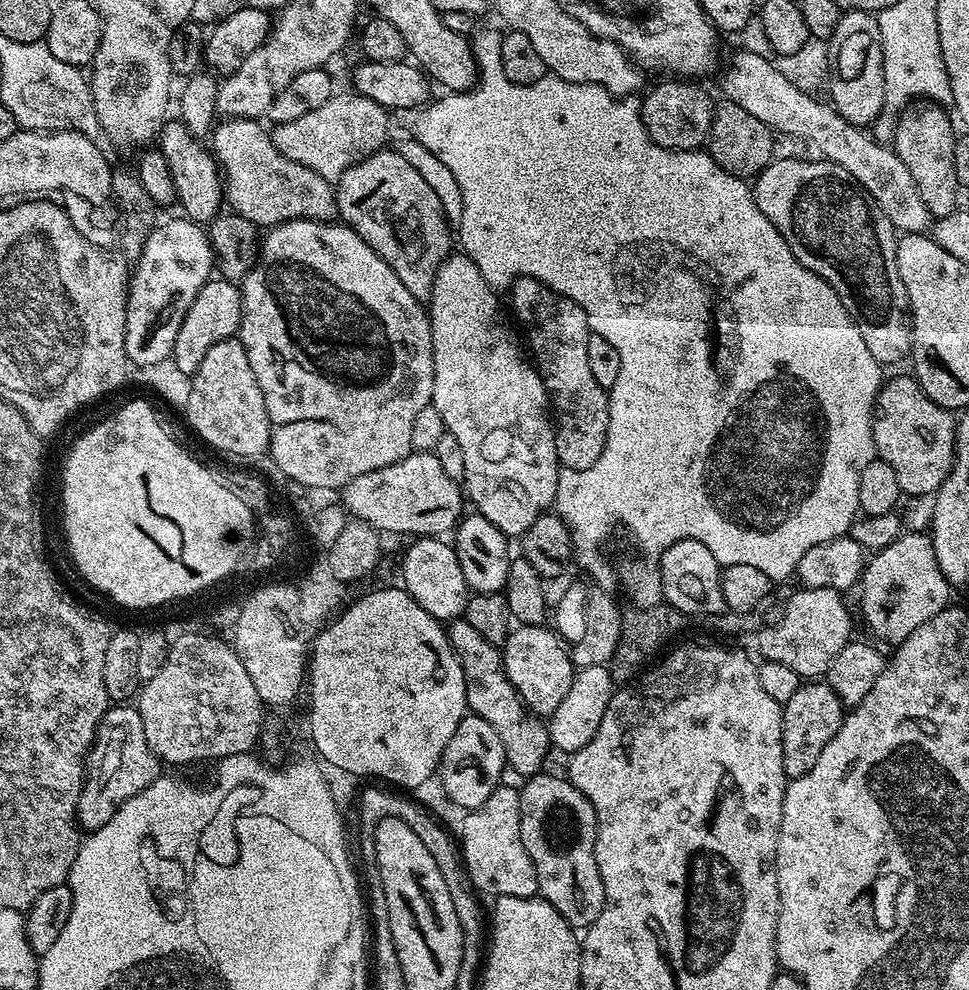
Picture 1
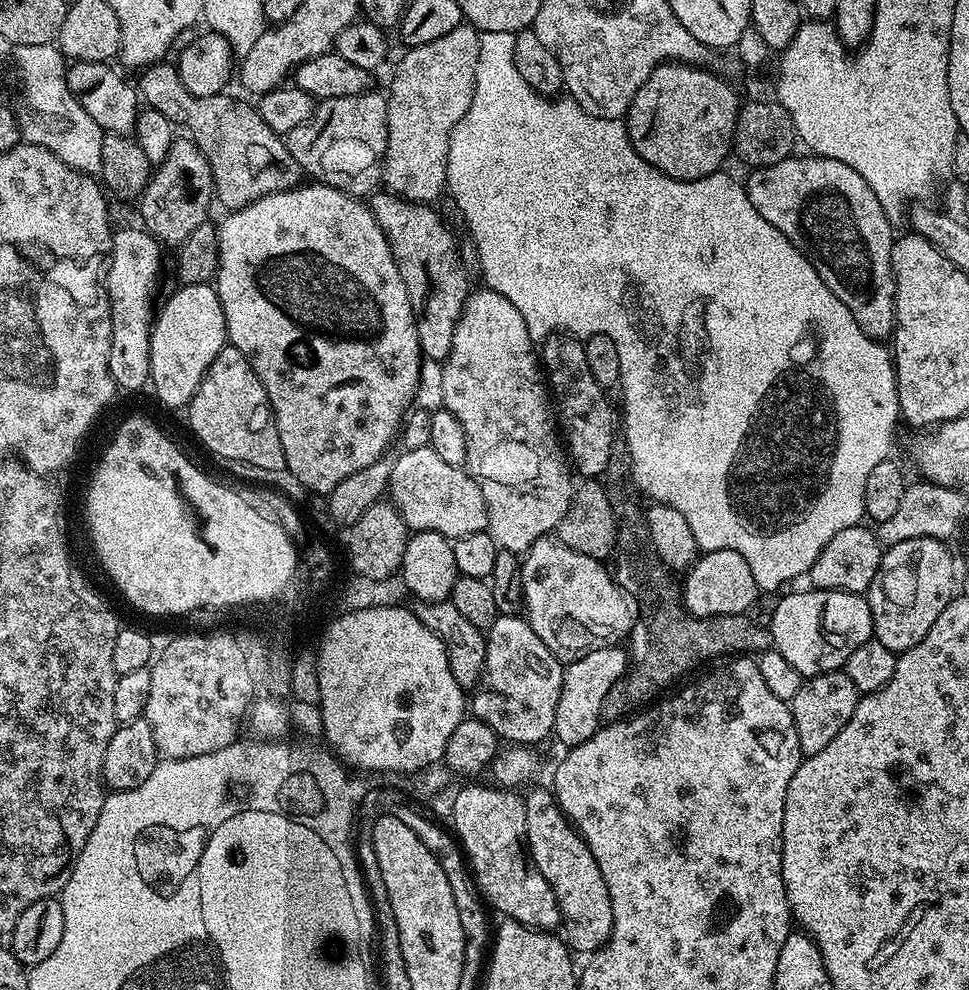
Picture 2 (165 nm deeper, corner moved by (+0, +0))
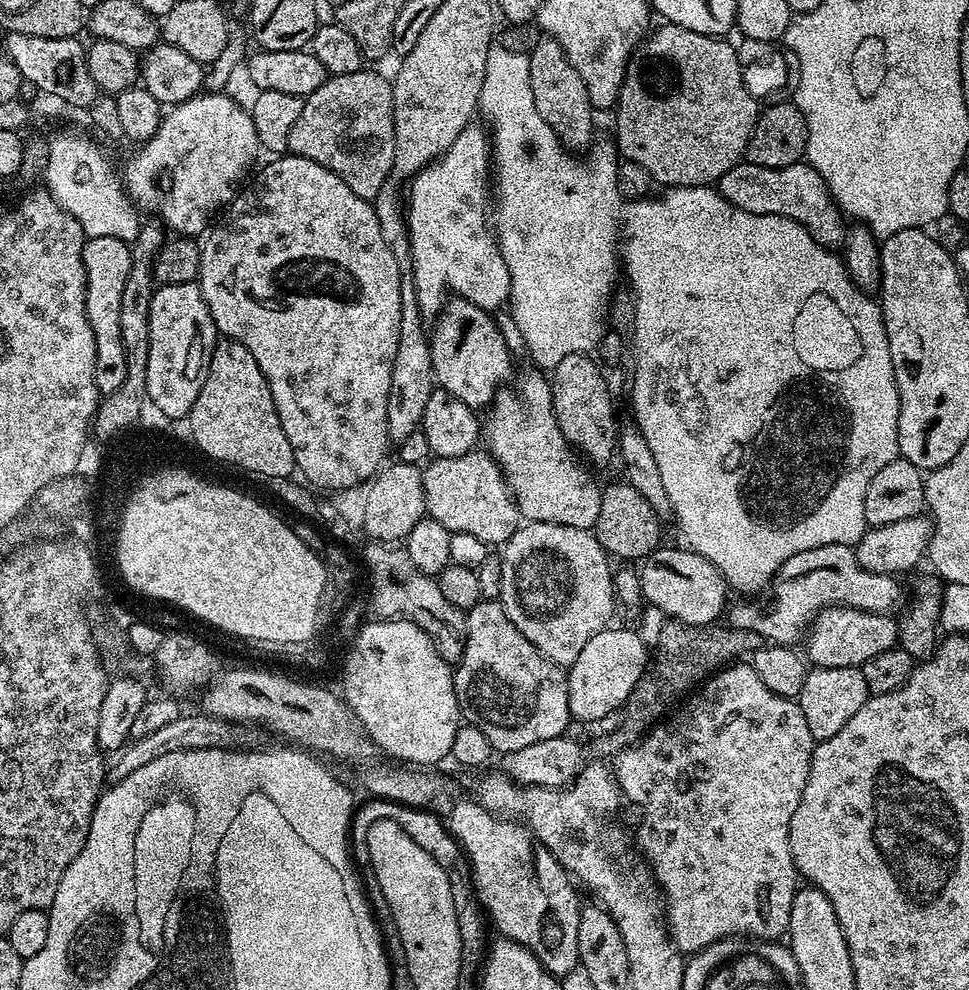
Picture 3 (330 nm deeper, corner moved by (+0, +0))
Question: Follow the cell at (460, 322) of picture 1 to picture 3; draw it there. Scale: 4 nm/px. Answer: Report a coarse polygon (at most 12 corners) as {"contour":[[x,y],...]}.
{"contour":[[549,381],[497,395],[482,436],[521,517],[595,529],[602,488]]}

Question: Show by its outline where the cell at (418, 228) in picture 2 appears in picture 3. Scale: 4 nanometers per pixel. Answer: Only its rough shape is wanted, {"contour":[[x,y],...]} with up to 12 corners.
{"contour":[[452,298],[428,345],[435,383],[487,409],[512,372],[491,311]]}

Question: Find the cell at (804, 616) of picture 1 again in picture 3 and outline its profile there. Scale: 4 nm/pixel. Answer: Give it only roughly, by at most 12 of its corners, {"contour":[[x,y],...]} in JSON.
{"contour":[[822,608],[806,632],[818,668],[859,668],[897,647],[898,624]]}

